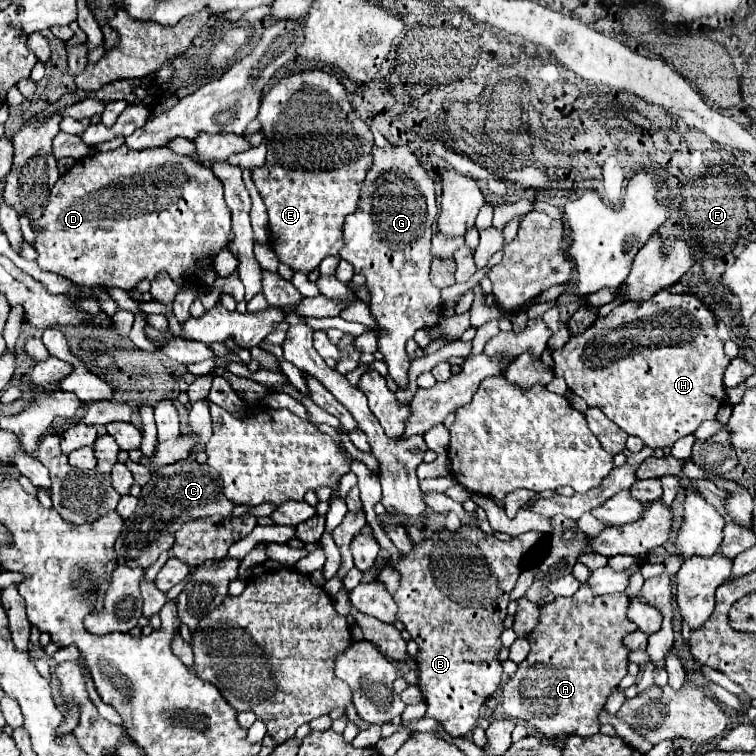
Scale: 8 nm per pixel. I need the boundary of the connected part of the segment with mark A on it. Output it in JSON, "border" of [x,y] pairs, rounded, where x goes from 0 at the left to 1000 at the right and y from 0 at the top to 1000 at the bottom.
{"border":[[[770,772],[759,788],[735,791],[733,796],[717,802],[712,828],[696,841],[696,847],[701,849],[701,865],[685,878],[680,894],[675,894],[672,902],[664,907],[667,944],[672,950],[706,958],[706,963],[720,971],[728,984],[754,971],[765,971],[770,976],[791,971],[791,947],[802,931],[802,923],[831,892],[831,862],[823,854],[823,844],[831,836],[841,833],[841,825],[828,817],[828,804],[833,802],[831,796],[833,794],[828,786],[788,788],[783,786],[780,775]]]}

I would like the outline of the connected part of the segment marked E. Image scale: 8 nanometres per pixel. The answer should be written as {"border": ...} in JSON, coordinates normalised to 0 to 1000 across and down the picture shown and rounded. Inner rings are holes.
{"border":[[[426,93],[376,101],[347,132],[339,159],[349,175],[354,206],[352,217],[333,228],[333,238],[354,278],[357,325],[368,344],[381,349],[389,360],[410,362],[431,339],[444,339],[452,328],[455,291],[474,272],[476,243],[492,217],[489,201],[495,196],[495,180],[468,151],[450,106]]]}

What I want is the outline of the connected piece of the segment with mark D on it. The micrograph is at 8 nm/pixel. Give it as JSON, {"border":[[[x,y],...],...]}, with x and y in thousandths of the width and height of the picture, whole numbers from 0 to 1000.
{"border":[[[159,193],[108,209],[95,225],[79,233],[69,249],[58,286],[45,296],[61,302],[61,310],[48,312],[45,320],[50,352],[82,362],[106,378],[175,384],[183,373],[204,373],[212,360],[220,360],[233,378],[251,373],[265,381],[280,381],[288,368],[280,354],[283,339],[299,328],[304,312],[304,275],[299,275],[294,241],[275,220],[249,206],[235,206],[222,196],[172,198],[169,193]]]}

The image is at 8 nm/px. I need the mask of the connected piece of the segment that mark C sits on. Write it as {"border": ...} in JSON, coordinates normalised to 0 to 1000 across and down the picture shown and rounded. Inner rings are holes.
{"border":[[[254,606],[222,614],[201,627],[198,638],[188,643],[188,653],[183,659],[183,672],[177,683],[164,690],[161,706],[153,714],[156,743],[169,749],[190,749],[196,751],[209,741],[214,730],[222,730],[230,720],[230,709],[241,693],[272,685],[272,683],[304,683],[310,667],[299,661],[294,653],[294,638],[288,624],[280,624],[275,614],[262,614]]]}

